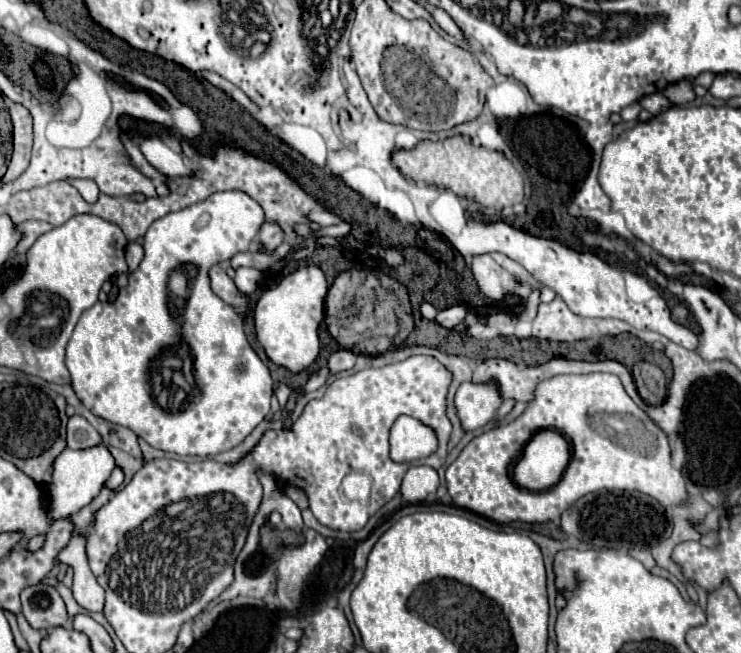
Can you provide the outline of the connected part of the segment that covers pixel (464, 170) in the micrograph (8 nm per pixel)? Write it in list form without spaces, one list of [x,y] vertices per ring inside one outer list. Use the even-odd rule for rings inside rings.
[[[452,135],[442,141],[420,141],[412,149],[398,149],[392,155],[394,165],[414,181],[426,181],[432,185],[444,185],[456,195],[480,201],[490,209],[504,209],[516,205],[524,197],[524,183],[510,159],[500,151],[476,147],[462,135]]]

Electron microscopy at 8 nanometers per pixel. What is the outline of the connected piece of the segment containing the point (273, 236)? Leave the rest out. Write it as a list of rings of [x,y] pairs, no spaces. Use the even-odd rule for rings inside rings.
[[[266,221],[260,229],[260,235],[258,235],[258,241],[268,247],[268,249],[276,249],[282,241],[284,241],[284,231],[278,223],[274,221]]]

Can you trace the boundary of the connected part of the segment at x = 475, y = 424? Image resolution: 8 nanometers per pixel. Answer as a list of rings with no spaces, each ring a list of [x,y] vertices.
[[[490,379],[486,383],[466,381],[460,385],[456,393],[458,417],[466,431],[480,429],[488,421],[492,421],[500,403],[502,403],[502,393],[496,379]]]

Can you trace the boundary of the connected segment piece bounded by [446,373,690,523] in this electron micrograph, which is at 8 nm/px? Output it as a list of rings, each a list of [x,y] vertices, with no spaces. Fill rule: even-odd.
[[[590,373],[590,375],[556,375],[552,379],[546,379],[538,385],[534,399],[528,403],[526,411],[510,421],[508,425],[502,425],[498,429],[486,431],[478,437],[474,437],[464,451],[458,455],[458,459],[446,469],[446,485],[448,493],[452,495],[452,501],[468,509],[472,513],[478,513],[482,517],[488,517],[496,523],[512,523],[512,521],[524,521],[524,523],[546,523],[546,521],[560,521],[560,515],[566,507],[576,503],[582,495],[596,492],[598,489],[626,489],[626,491],[640,491],[650,497],[654,497],[664,507],[688,503],[690,495],[686,490],[686,477],[680,469],[672,465],[670,445],[666,435],[650,421],[650,417],[628,397],[624,391],[620,379],[610,373]],[[592,413],[632,413],[638,415],[648,429],[656,431],[658,437],[658,449],[648,453],[646,457],[624,451],[622,447],[616,447],[610,439],[600,437],[590,427],[588,419]],[[542,427],[558,429],[562,435],[566,435],[572,441],[572,459],[568,463],[568,469],[564,471],[560,483],[556,483],[552,489],[542,493],[530,493],[526,489],[520,489],[510,479],[510,465],[520,455],[526,441]]]

